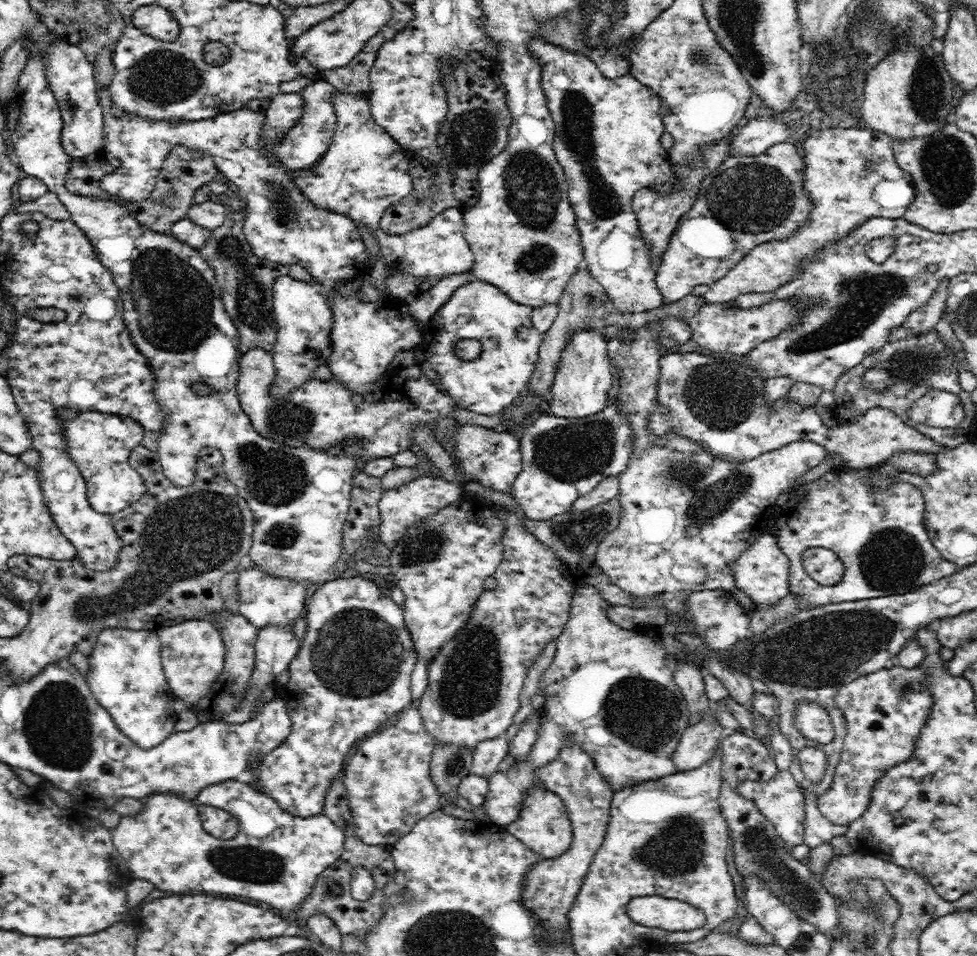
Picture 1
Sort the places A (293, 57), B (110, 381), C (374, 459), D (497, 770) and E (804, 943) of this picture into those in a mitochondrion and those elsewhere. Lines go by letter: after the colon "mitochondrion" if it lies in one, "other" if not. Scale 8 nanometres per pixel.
A: other
B: other
C: other
D: other
E: mitochondrion

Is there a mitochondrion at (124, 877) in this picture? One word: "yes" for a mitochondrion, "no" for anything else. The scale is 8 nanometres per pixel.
no

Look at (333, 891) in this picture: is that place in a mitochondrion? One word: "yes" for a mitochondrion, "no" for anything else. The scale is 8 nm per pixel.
yes

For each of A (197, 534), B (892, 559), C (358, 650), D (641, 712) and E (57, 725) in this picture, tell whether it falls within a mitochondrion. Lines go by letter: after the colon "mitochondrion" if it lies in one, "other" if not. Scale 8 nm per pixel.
A: mitochondrion
B: mitochondrion
C: mitochondrion
D: mitochondrion
E: mitochondrion

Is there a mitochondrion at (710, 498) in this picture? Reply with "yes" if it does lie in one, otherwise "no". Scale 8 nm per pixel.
yes

